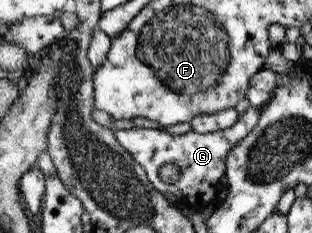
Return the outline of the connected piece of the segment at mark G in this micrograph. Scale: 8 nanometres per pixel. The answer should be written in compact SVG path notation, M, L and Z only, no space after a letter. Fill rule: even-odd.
M249 107L245 113L239 115L237 122L225 130L215 130L209 134L197 134L195 130L187 132L182 136L172 136L161 129L136 128L114 129L114 136L125 151L133 157L153 183L153 187L163 195L173 194L177 199L186 203L189 208L200 212L211 209L216 202L217 186L221 177L225 175L225 159L231 148L237 147L237 143L245 139L257 125L260 117L260 109ZM165 164L174 164L179 167L179 181L169 185L159 178L159 170Z

